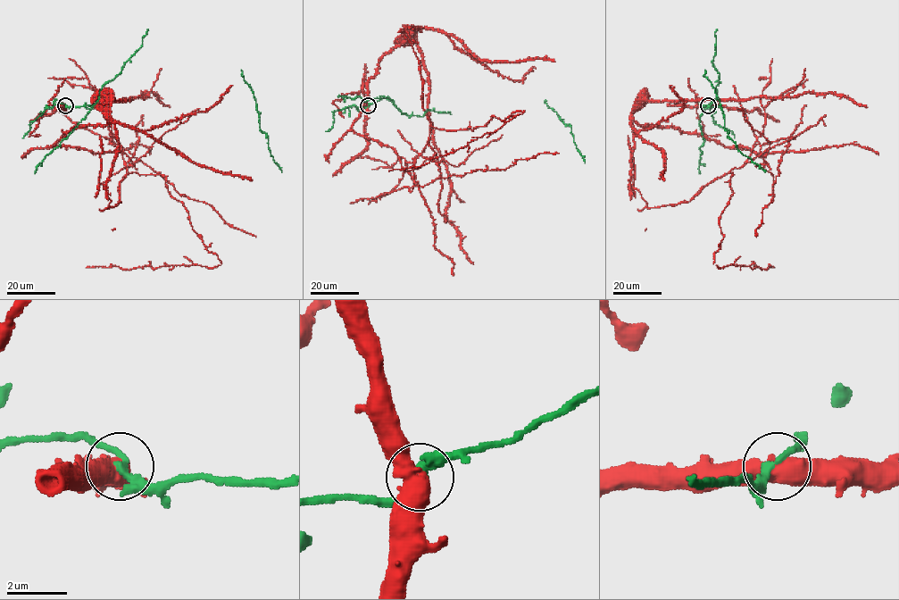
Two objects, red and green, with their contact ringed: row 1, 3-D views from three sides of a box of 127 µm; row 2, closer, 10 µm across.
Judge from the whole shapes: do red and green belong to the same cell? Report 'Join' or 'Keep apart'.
Keep apart

